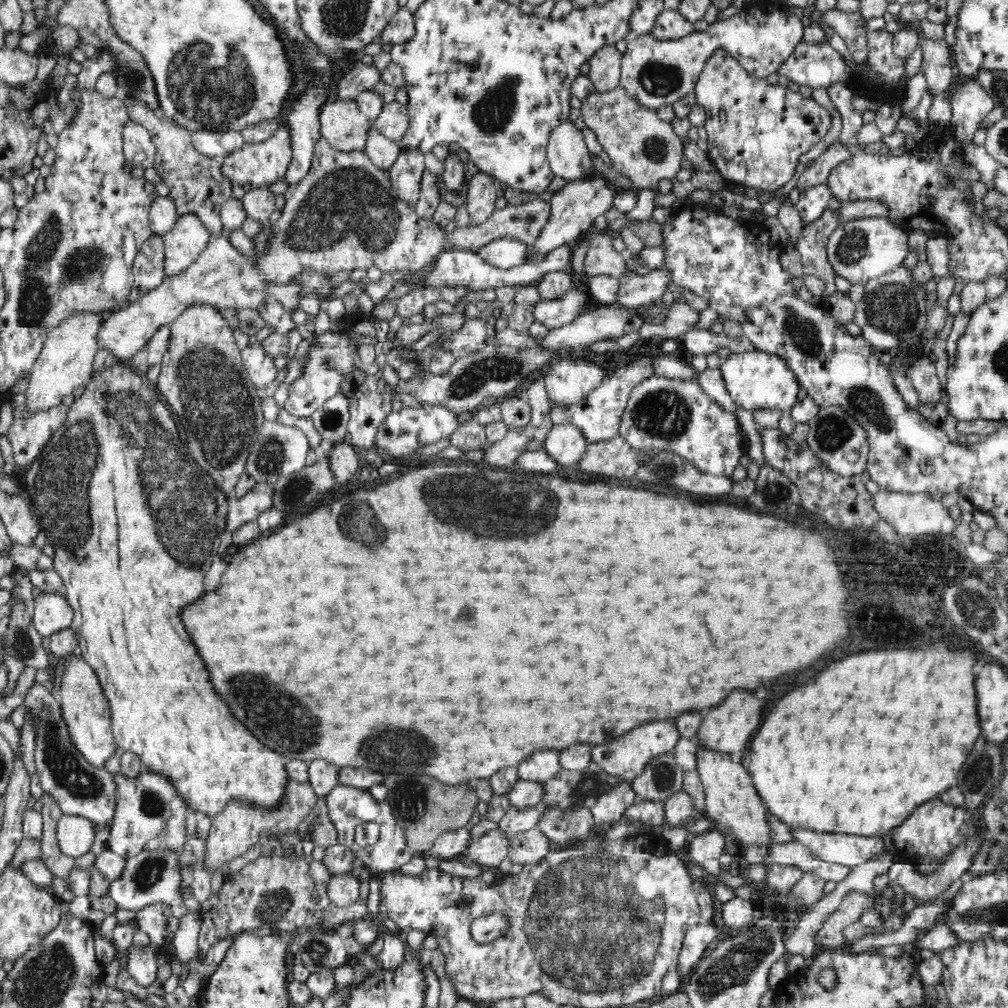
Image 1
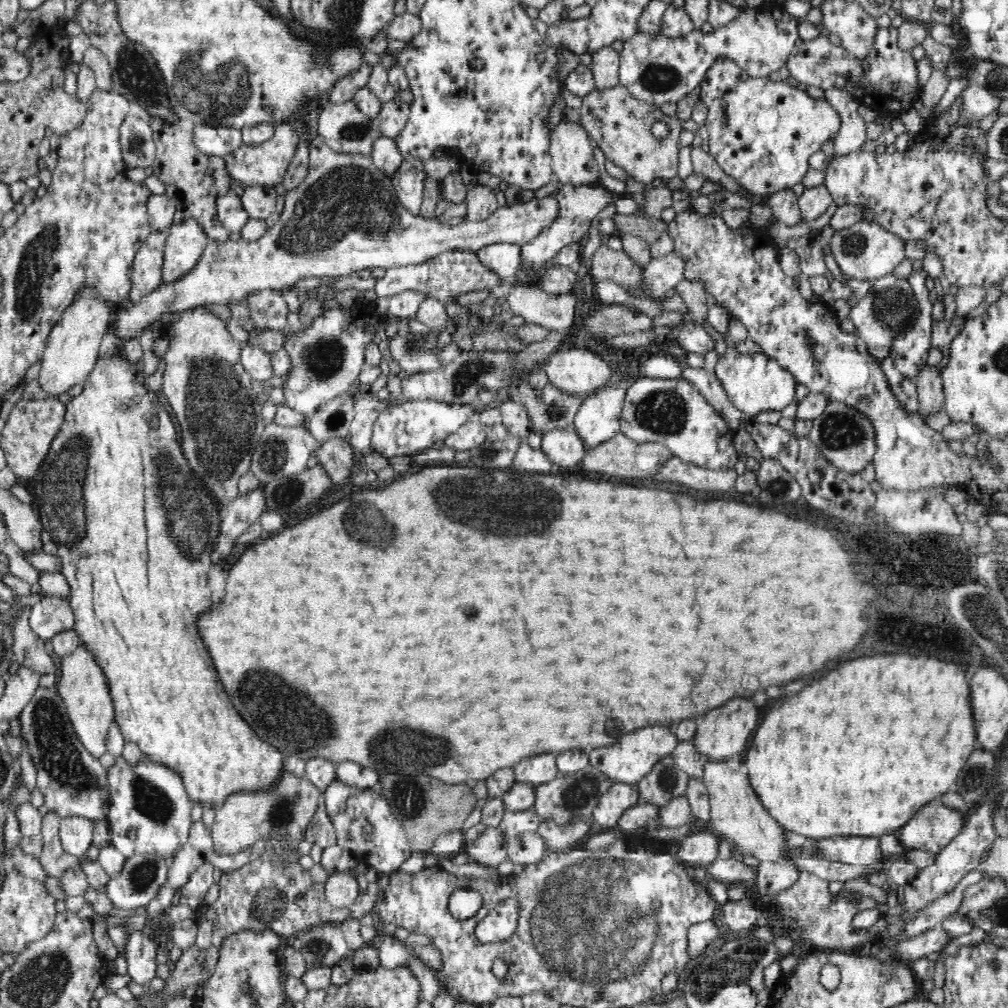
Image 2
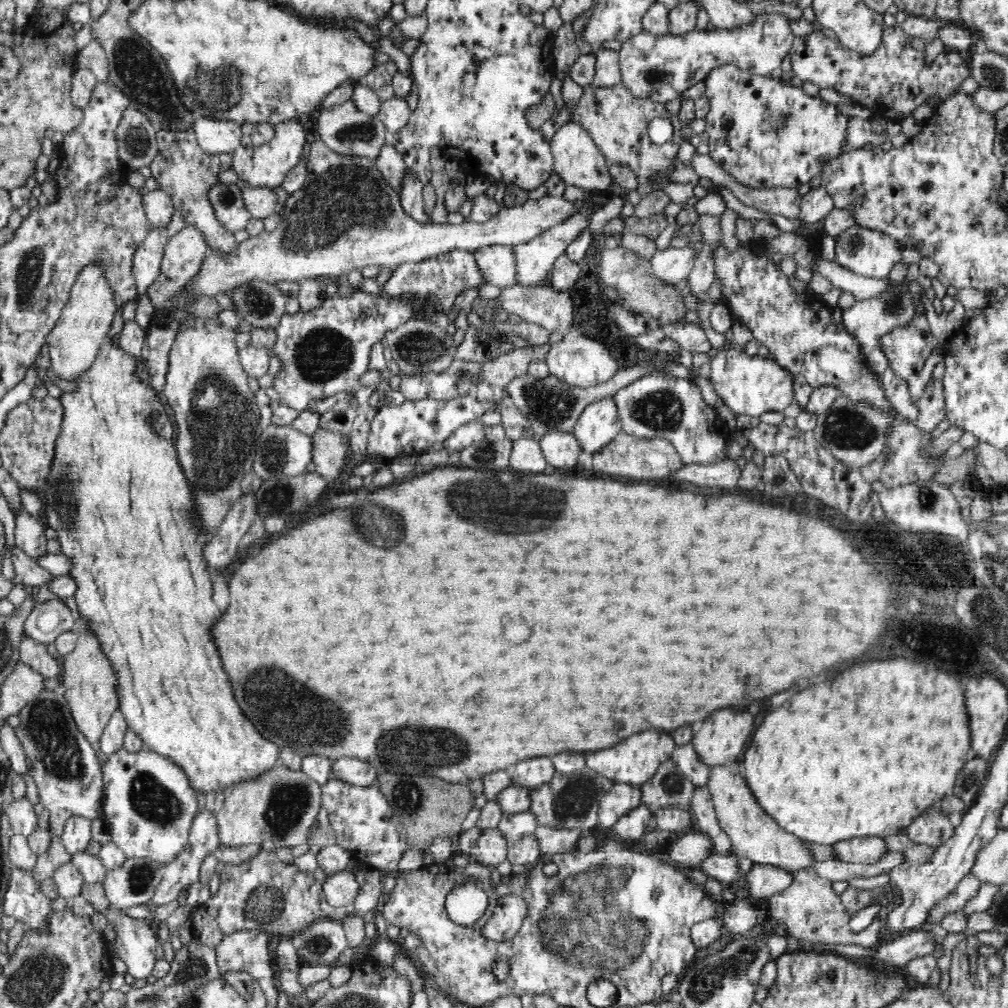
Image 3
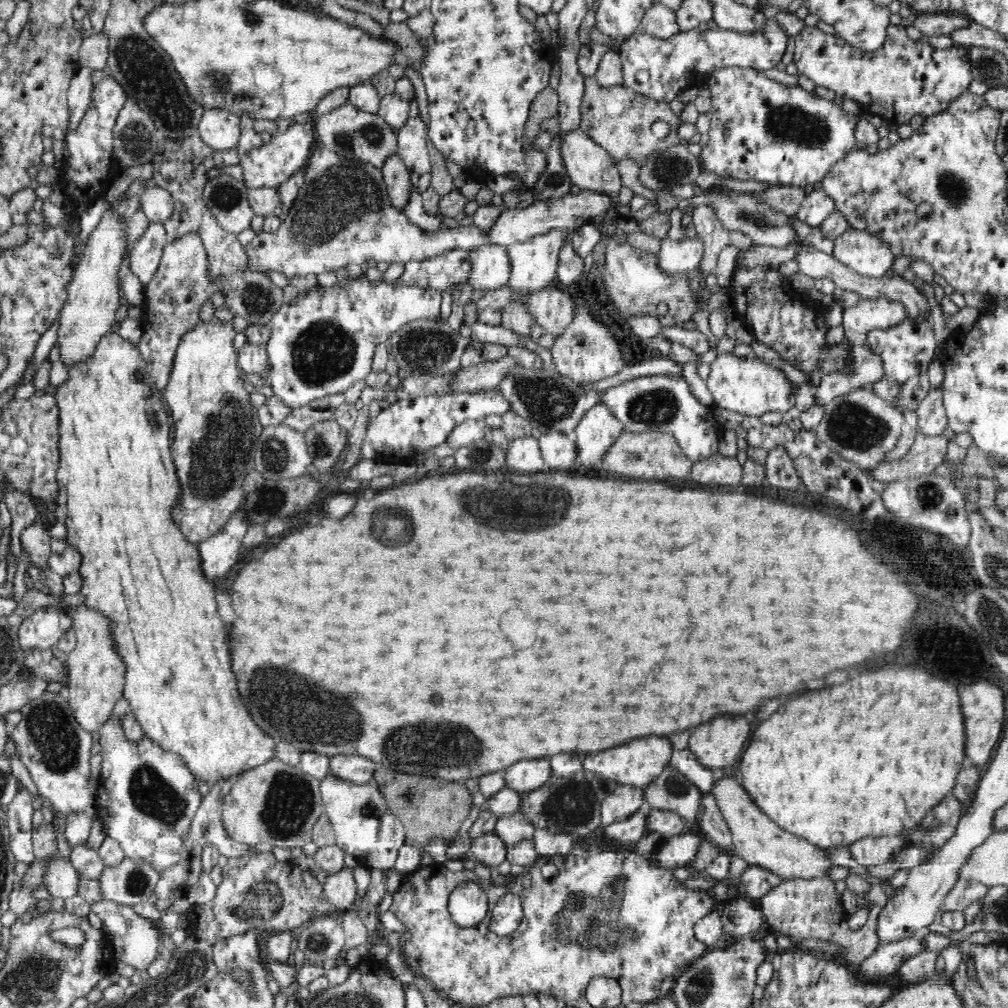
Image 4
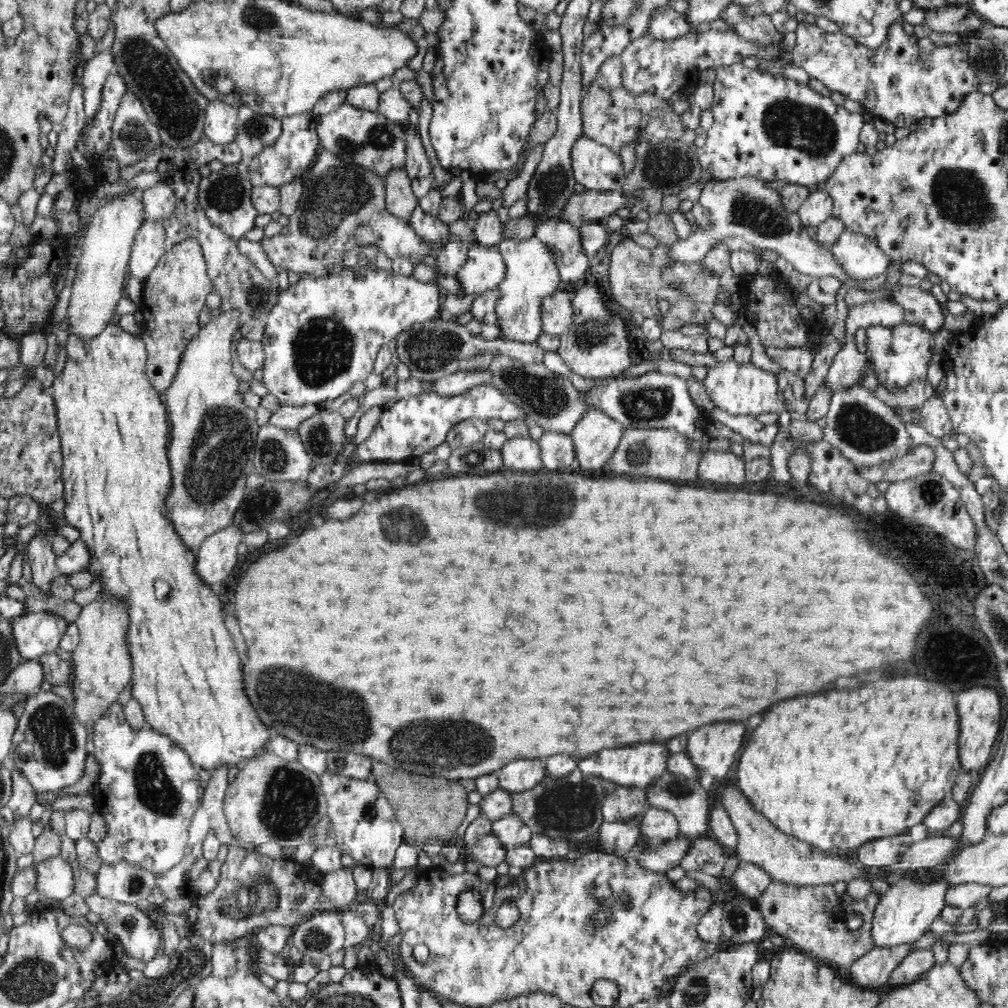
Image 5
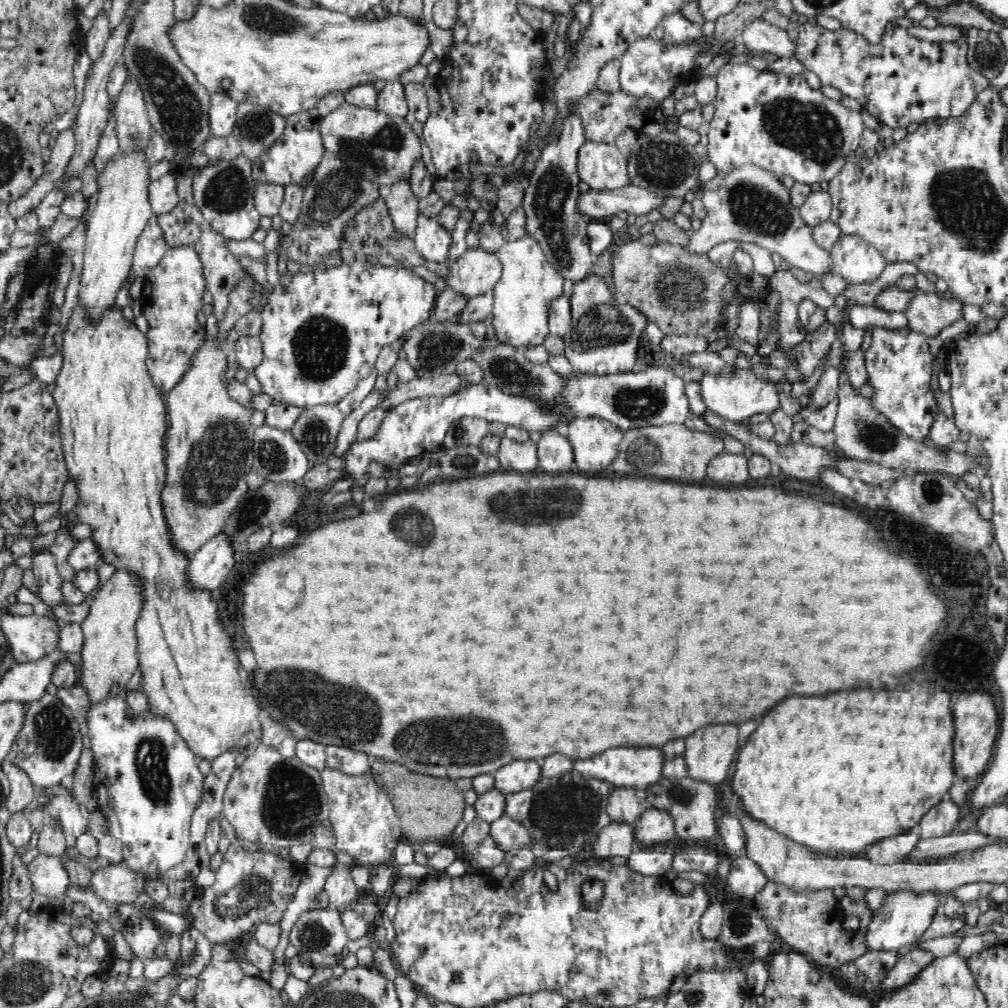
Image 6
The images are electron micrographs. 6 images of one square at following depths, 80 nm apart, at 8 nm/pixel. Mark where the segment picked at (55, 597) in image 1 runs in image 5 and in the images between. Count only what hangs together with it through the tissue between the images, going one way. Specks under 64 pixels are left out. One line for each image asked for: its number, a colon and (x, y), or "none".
2: (50, 616)
3: (48, 620)
4: (41, 631)
5: (36, 634)

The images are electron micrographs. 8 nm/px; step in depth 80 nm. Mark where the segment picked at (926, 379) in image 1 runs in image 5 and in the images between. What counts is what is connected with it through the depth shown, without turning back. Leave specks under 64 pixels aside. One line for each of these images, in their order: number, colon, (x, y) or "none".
2: (931, 397)
3: (931, 406)
4: (932, 418)
5: (937, 422)

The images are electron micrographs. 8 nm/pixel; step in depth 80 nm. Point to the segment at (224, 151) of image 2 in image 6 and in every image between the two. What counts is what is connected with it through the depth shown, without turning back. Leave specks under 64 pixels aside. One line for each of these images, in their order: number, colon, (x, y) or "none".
3: (218, 136)
4: (219, 128)
5: (220, 117)
6: (223, 109)

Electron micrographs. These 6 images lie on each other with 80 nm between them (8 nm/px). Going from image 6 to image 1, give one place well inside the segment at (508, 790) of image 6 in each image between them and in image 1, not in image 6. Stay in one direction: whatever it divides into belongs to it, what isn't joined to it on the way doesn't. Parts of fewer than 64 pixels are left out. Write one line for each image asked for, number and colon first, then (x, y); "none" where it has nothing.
1: (544, 766)
2: (541, 769)
3: (530, 774)
4: (524, 776)
5: (519, 775)

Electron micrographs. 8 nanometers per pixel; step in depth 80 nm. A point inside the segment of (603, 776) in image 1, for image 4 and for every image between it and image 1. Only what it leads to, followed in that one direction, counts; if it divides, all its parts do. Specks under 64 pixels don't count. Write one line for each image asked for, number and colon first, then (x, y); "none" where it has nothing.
2: (571, 798)
3: (569, 802)
4: (572, 805)

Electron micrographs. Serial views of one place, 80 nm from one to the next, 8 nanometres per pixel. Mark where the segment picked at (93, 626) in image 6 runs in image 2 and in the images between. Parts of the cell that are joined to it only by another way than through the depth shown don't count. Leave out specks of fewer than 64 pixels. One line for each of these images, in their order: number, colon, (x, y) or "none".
2: (83, 684)
3: (90, 679)
4: (96, 676)
5: (102, 665)

